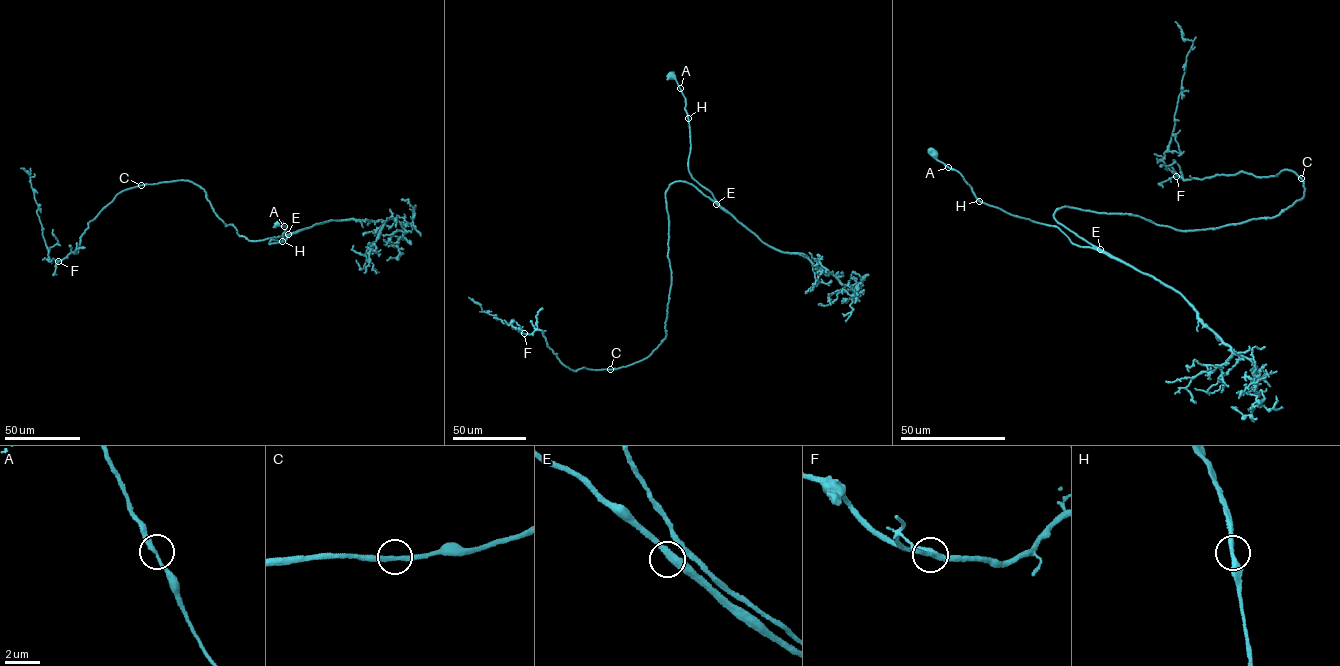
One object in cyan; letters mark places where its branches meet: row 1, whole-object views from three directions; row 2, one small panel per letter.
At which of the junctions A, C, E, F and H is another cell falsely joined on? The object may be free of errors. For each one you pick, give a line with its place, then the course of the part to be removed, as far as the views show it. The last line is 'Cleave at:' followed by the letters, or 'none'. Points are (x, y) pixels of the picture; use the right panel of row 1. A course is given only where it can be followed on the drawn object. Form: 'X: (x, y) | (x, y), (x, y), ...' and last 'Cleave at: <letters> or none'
Cleave at: none

